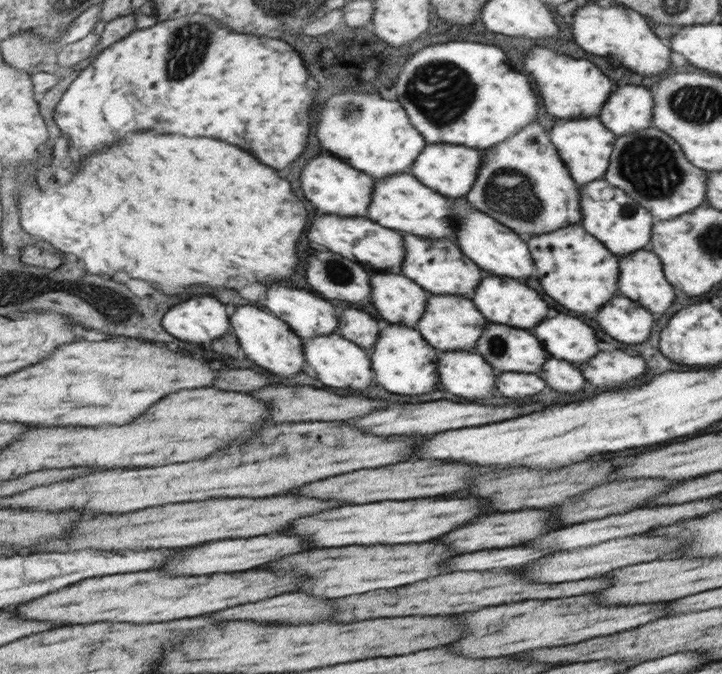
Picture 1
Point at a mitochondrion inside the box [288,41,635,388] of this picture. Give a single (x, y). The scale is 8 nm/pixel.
(441, 91)

